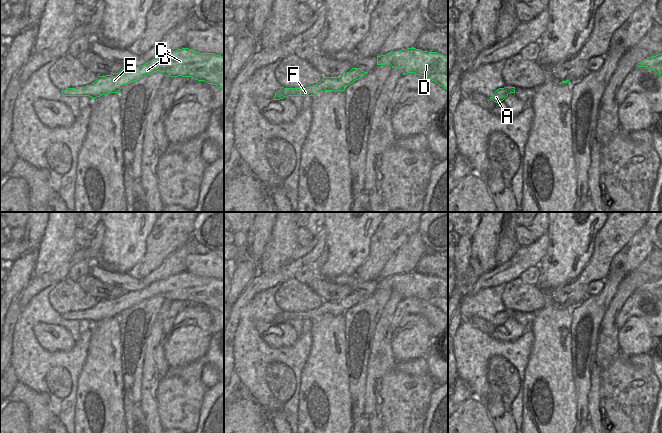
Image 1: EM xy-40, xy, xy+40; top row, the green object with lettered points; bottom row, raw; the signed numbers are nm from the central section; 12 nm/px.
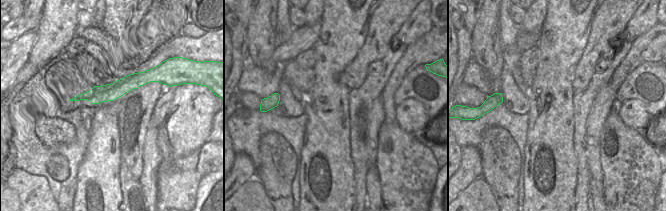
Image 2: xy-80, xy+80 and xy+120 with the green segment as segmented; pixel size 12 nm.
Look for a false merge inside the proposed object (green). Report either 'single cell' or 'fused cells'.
single cell

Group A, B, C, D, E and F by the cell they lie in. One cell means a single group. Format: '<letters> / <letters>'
A B C D E F

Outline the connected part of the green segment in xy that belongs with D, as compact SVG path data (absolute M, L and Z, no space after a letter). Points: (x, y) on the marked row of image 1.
M407 48L388 53L386 55L377 56L377 65L386 64L390 64L392 68L400 69L403 72L403 75L415 73L417 75L424 76L448 90L448 57L437 52L428 52L416 48Z

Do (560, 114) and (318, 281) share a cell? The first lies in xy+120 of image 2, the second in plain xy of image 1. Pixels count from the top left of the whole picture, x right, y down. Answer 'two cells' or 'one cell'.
two cells

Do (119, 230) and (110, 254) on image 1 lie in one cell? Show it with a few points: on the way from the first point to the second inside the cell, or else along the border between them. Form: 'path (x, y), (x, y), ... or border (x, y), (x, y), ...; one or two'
path (119, 236), (119, 245), (116, 248); one

